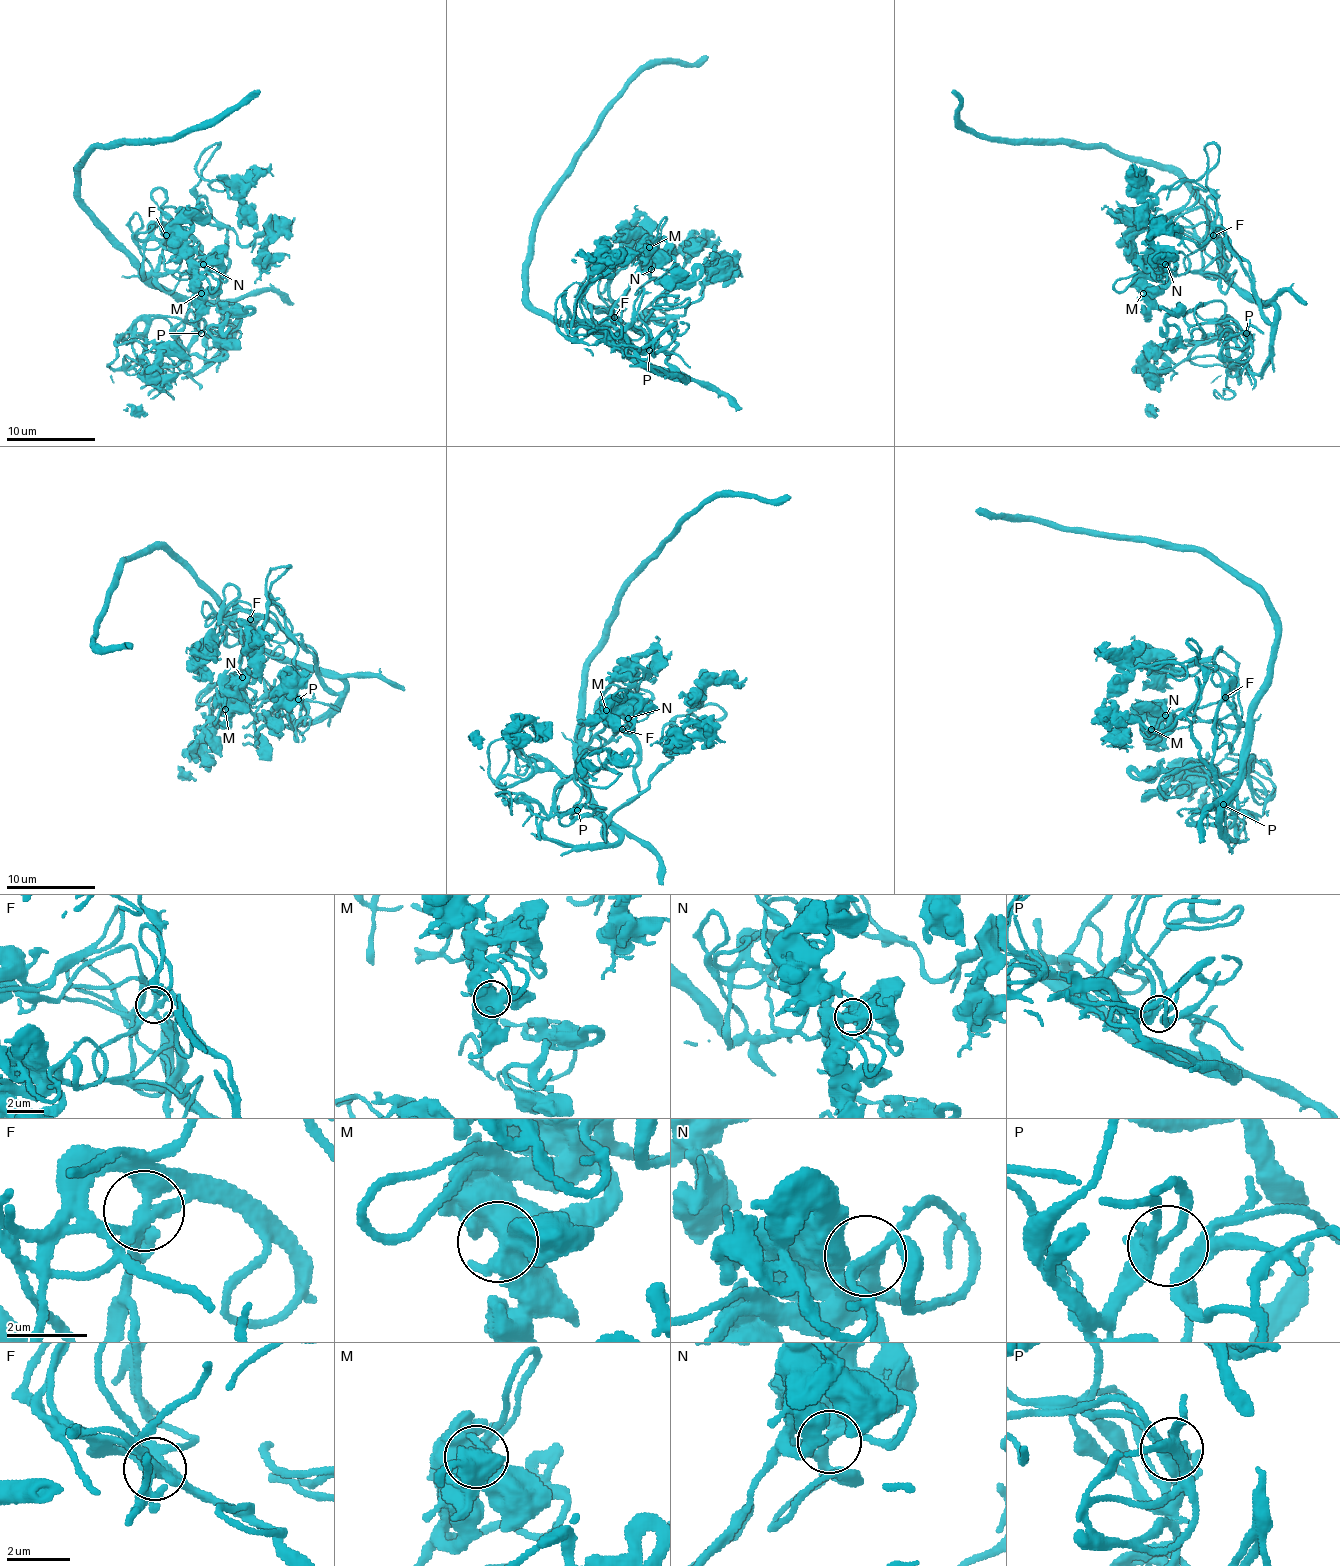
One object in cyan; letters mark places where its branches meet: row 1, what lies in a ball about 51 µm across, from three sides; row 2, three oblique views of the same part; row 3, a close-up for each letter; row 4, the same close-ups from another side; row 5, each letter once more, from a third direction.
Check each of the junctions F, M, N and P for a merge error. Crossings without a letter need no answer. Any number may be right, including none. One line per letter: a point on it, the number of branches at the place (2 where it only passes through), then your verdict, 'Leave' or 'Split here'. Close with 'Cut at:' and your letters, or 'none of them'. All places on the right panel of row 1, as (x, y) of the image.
F: Place: (1213, 235). Branches: 4. Leave
M: Place: (1143, 293). Branches: 4. Leave
N: Place: (1165, 264). Branches: 5. Leave
P: Place: (1246, 333). Branches: 5. Leave
Cut at: none of them

